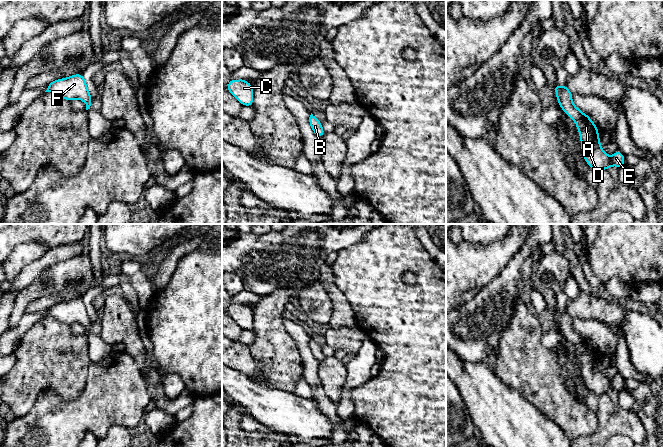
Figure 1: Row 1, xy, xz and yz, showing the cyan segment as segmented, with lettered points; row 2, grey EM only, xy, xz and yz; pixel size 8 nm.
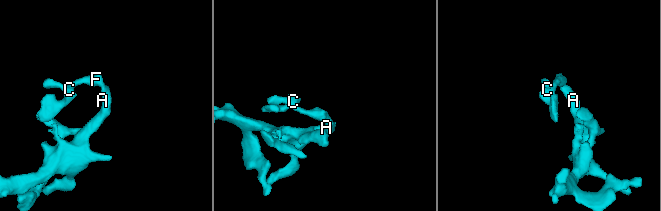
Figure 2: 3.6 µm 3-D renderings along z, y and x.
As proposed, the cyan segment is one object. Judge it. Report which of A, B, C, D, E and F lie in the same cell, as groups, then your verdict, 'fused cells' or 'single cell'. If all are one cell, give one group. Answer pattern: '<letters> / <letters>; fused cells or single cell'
A B C D E F; single cell

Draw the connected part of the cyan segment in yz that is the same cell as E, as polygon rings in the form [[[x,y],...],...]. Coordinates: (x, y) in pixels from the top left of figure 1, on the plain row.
[[[556,307],[554,312],[560,331],[576,347],[581,364],[581,373],[586,387],[598,398],[603,393],[609,393],[612,389],[615,389],[617,392],[624,390],[624,379],[619,374],[609,381],[601,372],[598,351],[587,338],[582,337],[573,328],[573,318],[567,310],[560,311]]]

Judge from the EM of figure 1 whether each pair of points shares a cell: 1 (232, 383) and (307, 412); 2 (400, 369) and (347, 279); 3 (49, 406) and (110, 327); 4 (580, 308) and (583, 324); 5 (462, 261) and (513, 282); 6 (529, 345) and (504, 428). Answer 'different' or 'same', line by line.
1: same
2: same
3: different
4: different
5: different
6: different

